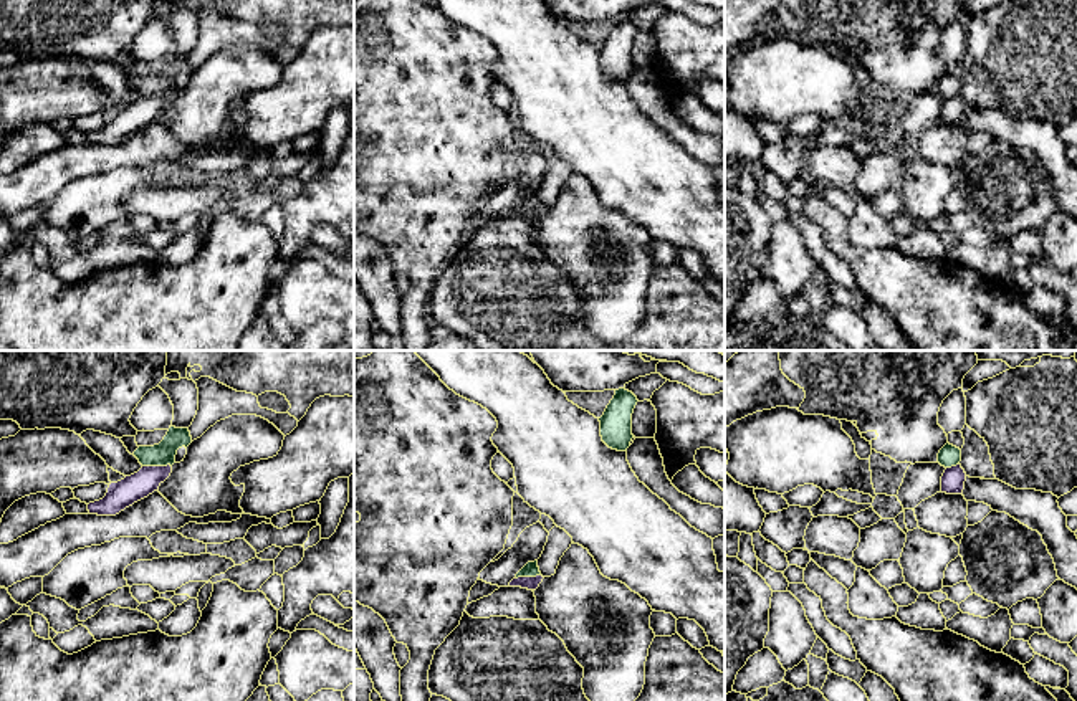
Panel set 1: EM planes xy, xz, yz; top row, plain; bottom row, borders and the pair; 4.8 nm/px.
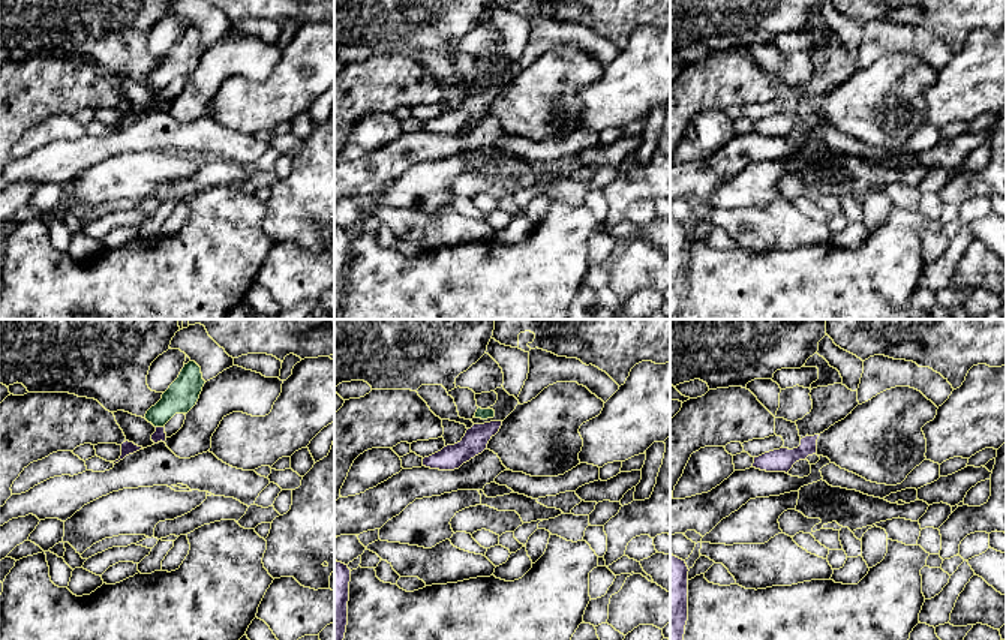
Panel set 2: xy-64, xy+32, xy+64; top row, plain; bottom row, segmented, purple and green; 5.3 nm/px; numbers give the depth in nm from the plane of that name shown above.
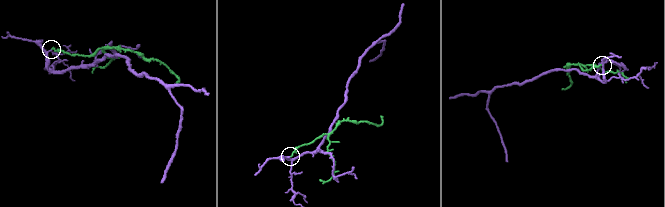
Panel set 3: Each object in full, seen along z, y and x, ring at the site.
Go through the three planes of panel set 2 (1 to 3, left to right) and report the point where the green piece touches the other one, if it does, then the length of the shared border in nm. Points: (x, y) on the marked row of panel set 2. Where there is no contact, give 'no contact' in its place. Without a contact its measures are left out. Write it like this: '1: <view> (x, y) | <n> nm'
1: xy-64 (159, 427) | 40 nm
2: no contact
3: no contact

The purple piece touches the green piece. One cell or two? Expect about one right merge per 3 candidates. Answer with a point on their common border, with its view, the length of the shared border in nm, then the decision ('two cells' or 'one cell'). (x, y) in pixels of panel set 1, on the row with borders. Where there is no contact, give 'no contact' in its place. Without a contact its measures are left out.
xy (156, 467) | 140 nm | two cells

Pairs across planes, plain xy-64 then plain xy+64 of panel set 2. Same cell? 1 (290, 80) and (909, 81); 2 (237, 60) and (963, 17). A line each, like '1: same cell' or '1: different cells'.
1: different cells
2: different cells

